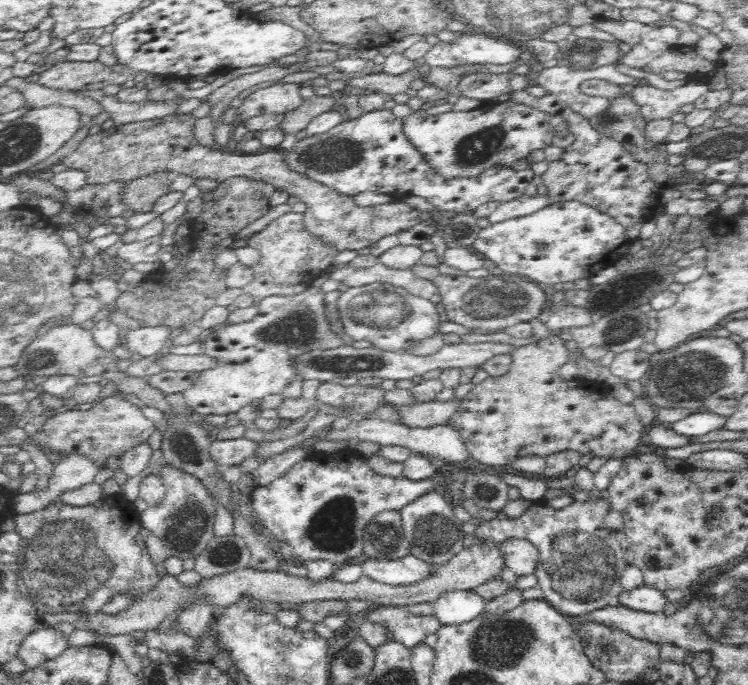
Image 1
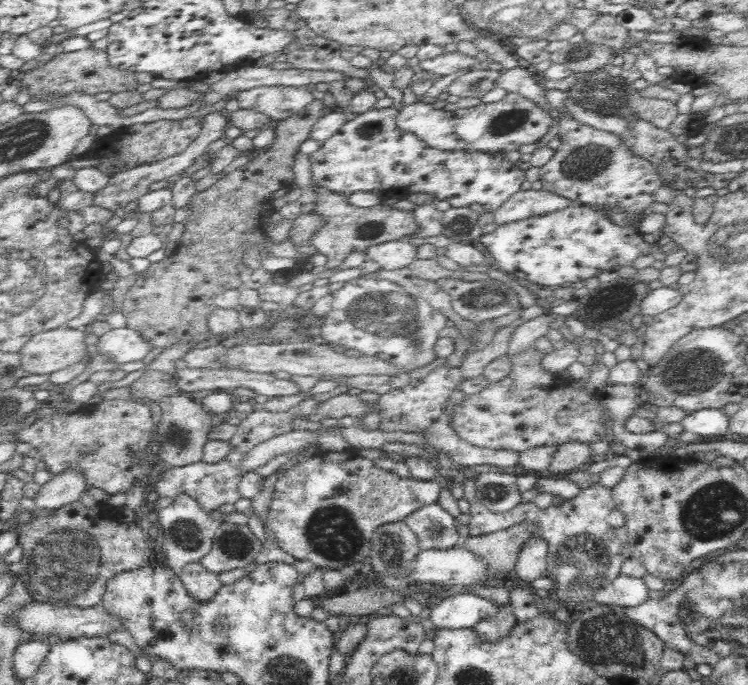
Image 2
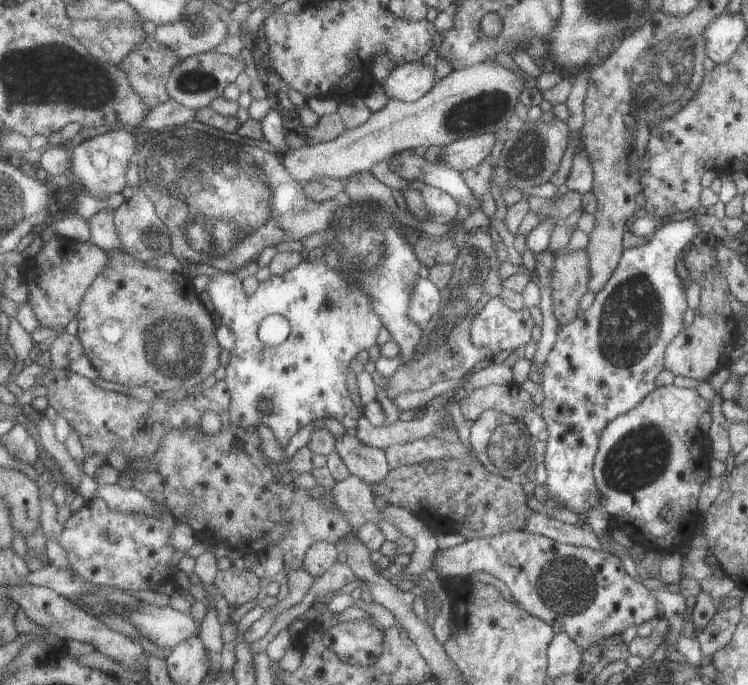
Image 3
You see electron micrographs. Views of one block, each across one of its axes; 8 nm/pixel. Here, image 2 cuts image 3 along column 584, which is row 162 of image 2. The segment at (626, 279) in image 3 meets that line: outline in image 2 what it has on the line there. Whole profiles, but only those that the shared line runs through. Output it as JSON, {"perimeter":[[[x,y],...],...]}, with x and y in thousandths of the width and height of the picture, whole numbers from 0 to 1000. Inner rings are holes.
{"perimeter":[[[524,156],[501,158],[471,168],[428,216],[413,226],[417,264],[424,273],[447,283],[471,285],[497,280],[509,289],[509,299],[524,301],[552,282],[572,282],[586,292],[599,292],[604,304],[642,298],[655,311],[663,309],[682,286],[697,277],[702,248],[695,247],[671,225],[647,225],[646,220],[583,219],[564,207],[555,196],[537,190],[529,178],[532,162]]]}

